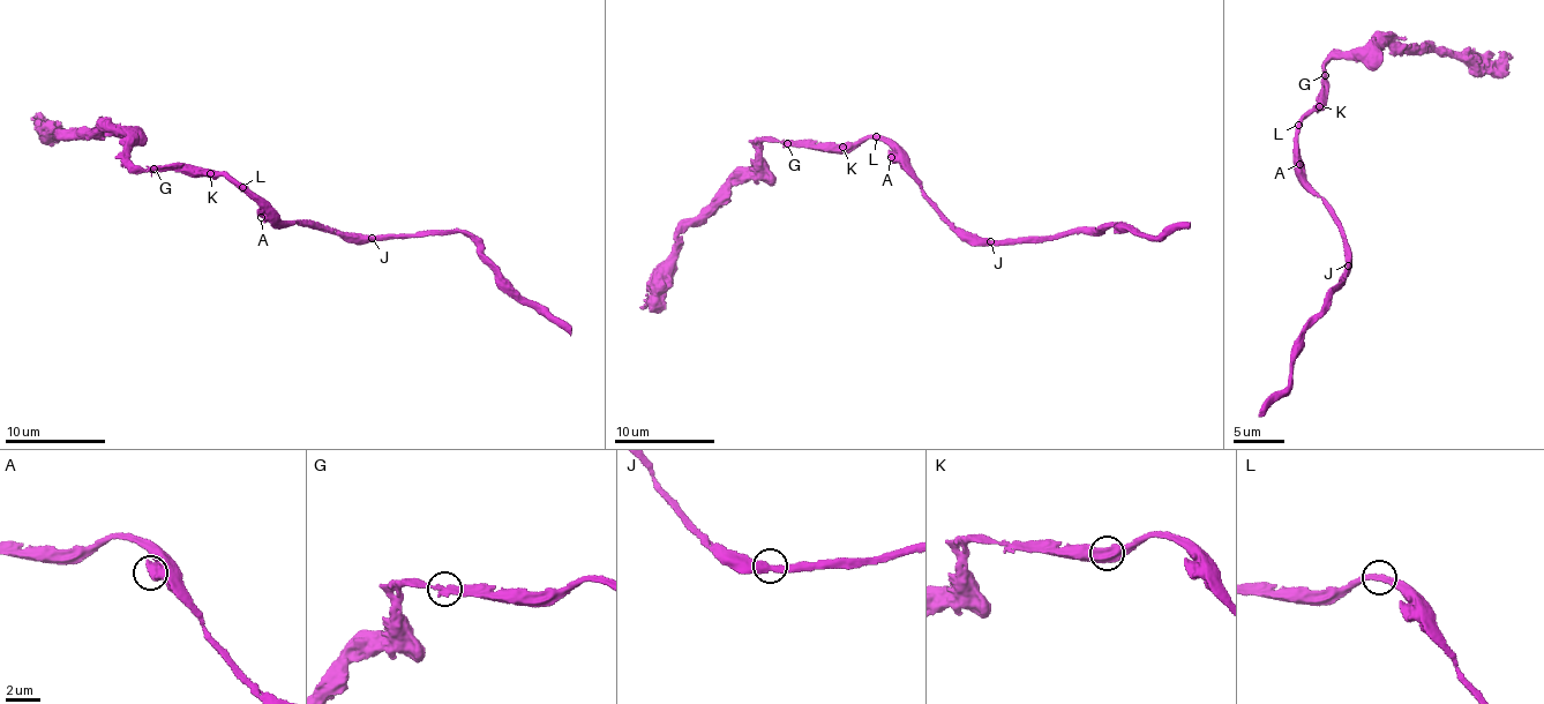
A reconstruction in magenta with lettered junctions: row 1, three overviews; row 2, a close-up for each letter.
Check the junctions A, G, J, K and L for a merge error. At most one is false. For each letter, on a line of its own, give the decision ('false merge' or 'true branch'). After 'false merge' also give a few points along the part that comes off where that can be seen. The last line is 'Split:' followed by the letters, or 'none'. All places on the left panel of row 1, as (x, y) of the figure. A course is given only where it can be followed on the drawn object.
A: true branch
G: true branch
J: true branch
K: true branch
L: true branch
Split: none

